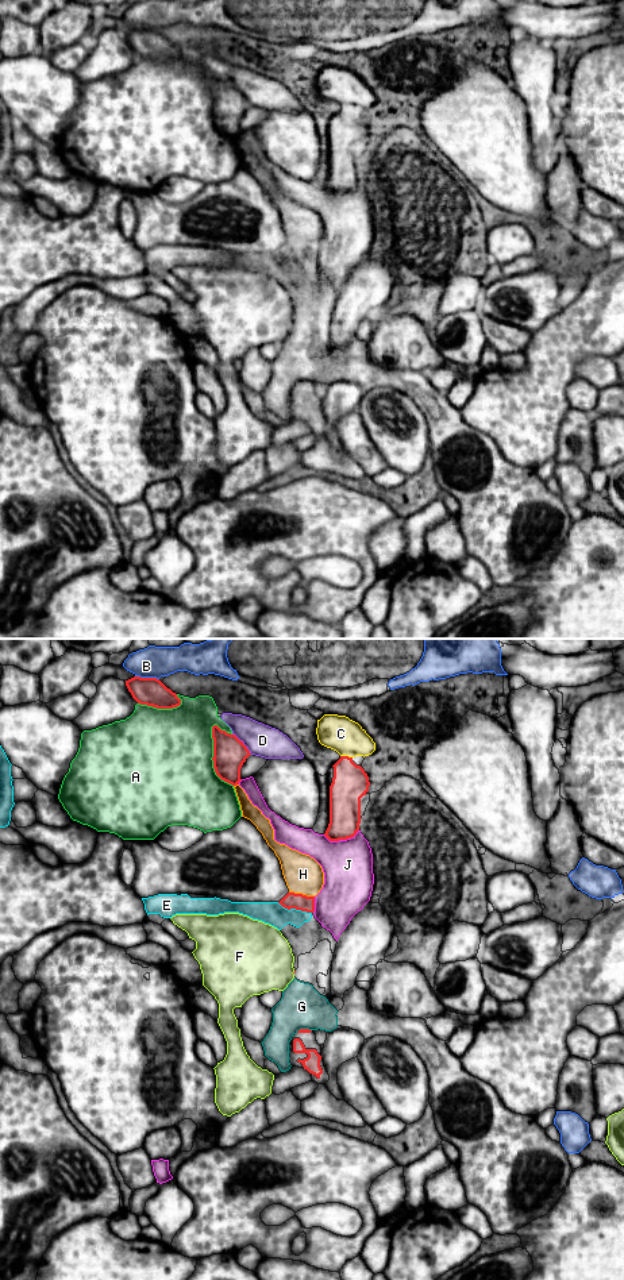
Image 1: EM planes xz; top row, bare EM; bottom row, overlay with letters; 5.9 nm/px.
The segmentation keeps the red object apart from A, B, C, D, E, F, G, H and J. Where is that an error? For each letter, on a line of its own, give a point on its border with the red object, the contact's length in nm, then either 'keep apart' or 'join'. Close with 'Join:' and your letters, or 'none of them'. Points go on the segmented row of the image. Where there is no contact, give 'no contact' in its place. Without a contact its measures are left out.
A: xz (212, 758) | 400 nm | keep apart
B: xz (147, 678) | 150 nm | keep apart
C: xz (346, 756) | 70 nm | keep apart
D: xz (243, 744) | 170 nm | keep apart
E: xz (295, 908) | 220 nm | keep apart
F: no contact | keep apart
G: xz (303, 1029) | 100 nm | keep apart
H: xz (301, 894) | 160 nm | keep apart
J: xz (341, 839) | 220 nm | keep apart
Join: none of them

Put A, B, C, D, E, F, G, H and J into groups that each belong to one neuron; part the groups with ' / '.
A / B / C / D / E G / F / H / J

